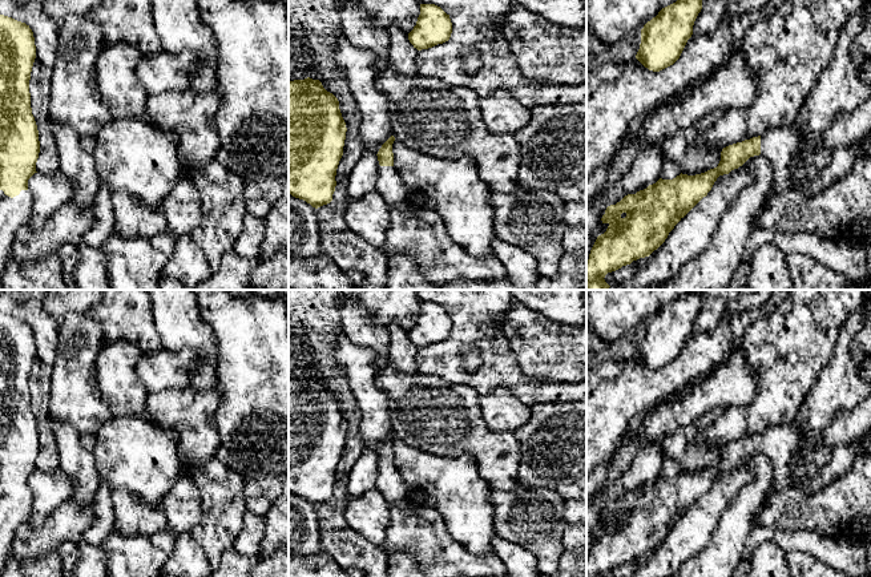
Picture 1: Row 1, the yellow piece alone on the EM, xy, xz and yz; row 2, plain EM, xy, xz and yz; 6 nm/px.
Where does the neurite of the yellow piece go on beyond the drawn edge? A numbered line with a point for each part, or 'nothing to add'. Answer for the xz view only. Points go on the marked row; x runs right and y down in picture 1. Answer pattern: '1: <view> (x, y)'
1: xz (391, 186)

